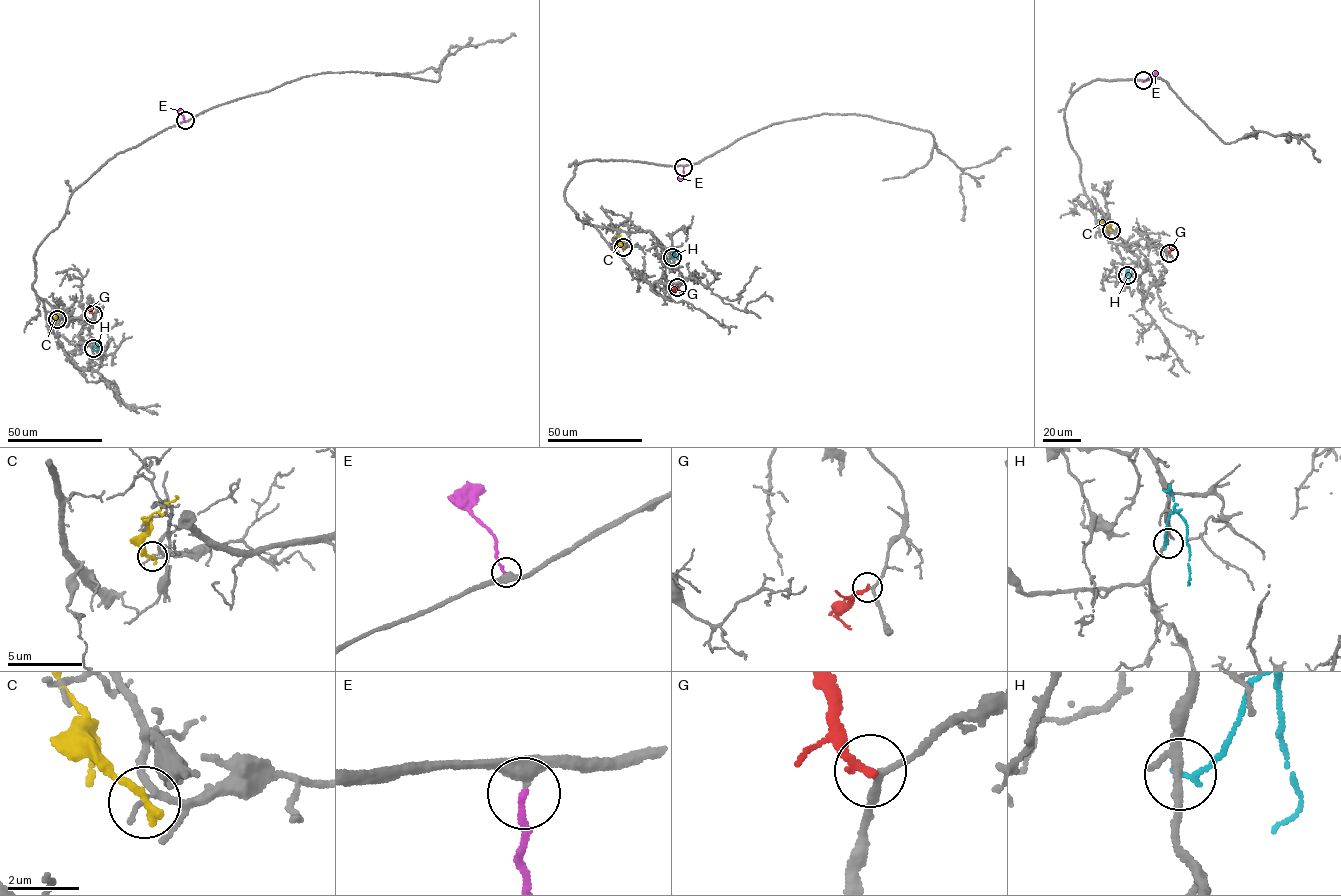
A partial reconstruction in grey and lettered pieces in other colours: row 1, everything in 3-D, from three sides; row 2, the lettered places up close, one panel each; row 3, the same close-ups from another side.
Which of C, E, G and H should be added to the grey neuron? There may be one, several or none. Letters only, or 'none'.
E

